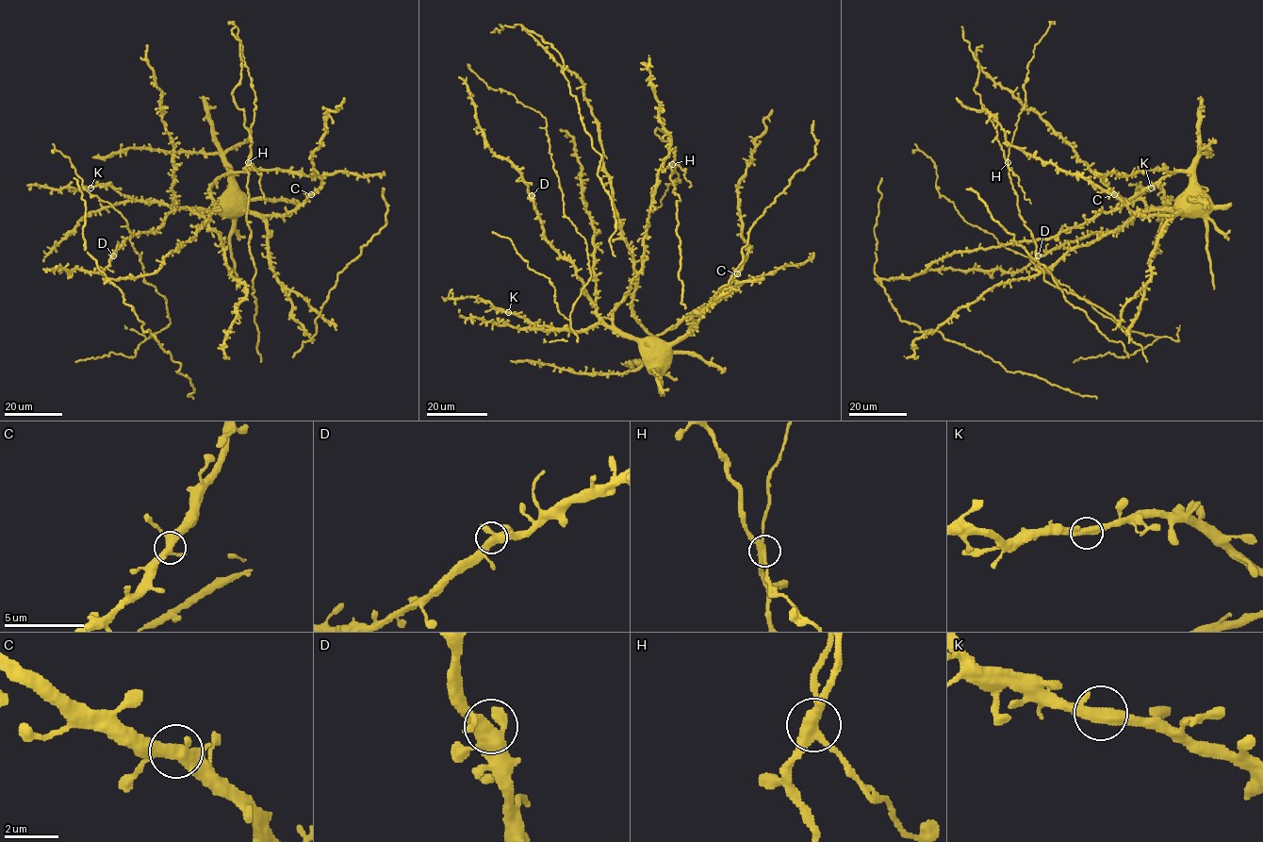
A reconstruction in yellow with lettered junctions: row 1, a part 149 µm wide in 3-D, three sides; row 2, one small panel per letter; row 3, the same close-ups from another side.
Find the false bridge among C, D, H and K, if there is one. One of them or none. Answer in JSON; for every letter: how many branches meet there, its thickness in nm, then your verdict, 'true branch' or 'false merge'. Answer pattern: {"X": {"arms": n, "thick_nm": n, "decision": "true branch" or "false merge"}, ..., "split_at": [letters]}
{"C": {"arms": 4, "thick_nm": 420, "decision": "true branch"}, "D": {"arms": 4, "thick_nm": 440, "decision": "true branch"}, "H": {"arms": 4, "thick_nm": 360, "decision": "false merge"}, "K": {"arms": 3, "thick_nm": 360, "decision": "true branch"}, "split_at": ["H"]}

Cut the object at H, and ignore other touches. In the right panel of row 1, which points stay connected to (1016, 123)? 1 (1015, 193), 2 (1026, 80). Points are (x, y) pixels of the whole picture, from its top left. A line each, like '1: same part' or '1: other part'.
1: other part
2: same part

